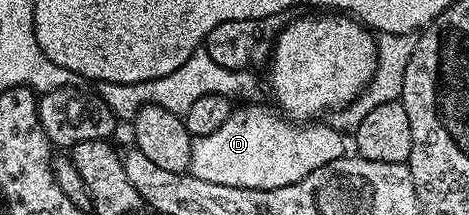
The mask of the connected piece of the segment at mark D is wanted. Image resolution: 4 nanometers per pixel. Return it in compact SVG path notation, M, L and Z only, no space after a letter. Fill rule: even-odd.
M243 104L240 110L239 107L232 109L229 120L225 120L217 132L192 141L189 173L209 180L209 184L272 190L300 182L309 172L321 168L321 164L344 157L343 138L334 125L322 126L319 120L296 124L270 105L255 105L259 104Z

